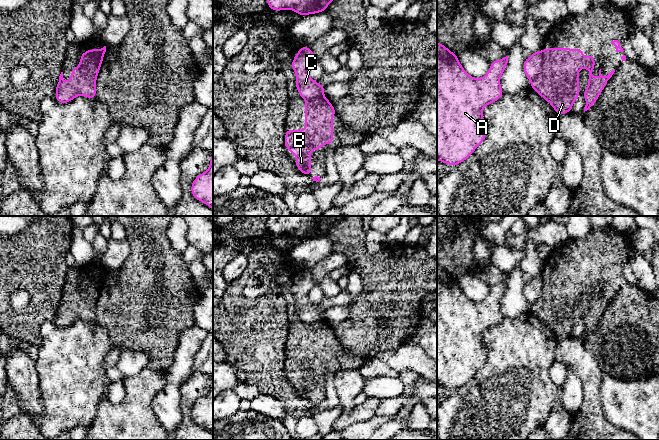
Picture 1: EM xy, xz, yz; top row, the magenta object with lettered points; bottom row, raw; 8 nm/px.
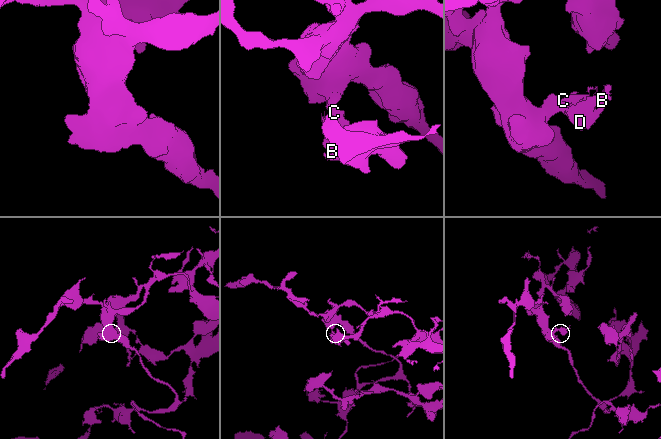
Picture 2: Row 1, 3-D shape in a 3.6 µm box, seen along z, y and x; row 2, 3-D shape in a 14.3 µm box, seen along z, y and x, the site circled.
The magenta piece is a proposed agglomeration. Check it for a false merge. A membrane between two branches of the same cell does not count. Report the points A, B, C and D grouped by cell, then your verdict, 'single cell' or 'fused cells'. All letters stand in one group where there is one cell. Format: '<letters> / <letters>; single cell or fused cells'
A C / B D; fused cells

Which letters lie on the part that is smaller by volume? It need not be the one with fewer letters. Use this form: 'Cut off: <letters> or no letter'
Cut off: B, D

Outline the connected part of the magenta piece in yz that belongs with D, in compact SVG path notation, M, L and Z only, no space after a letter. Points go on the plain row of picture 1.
M545 272L542 274L543 278L543 291L539 300L531 305L531 312L535 314L543 323L550 327L554 332L556 338L563 339L565 337L570 337L575 324L580 320L579 317L579 294L581 292L586 292L589 294L588 297L588 310L585 313L584 321L586 324L586 329L584 331L584 336L589 334L594 330L596 324L599 322L602 314L606 311L607 305L612 301L615 294L612 294L606 301L601 298L601 293L599 294L599 300L597 303L593 301L592 295L595 292L595 282L593 278L589 278L586 282L583 281L583 273L579 272L577 274L573 272Z

